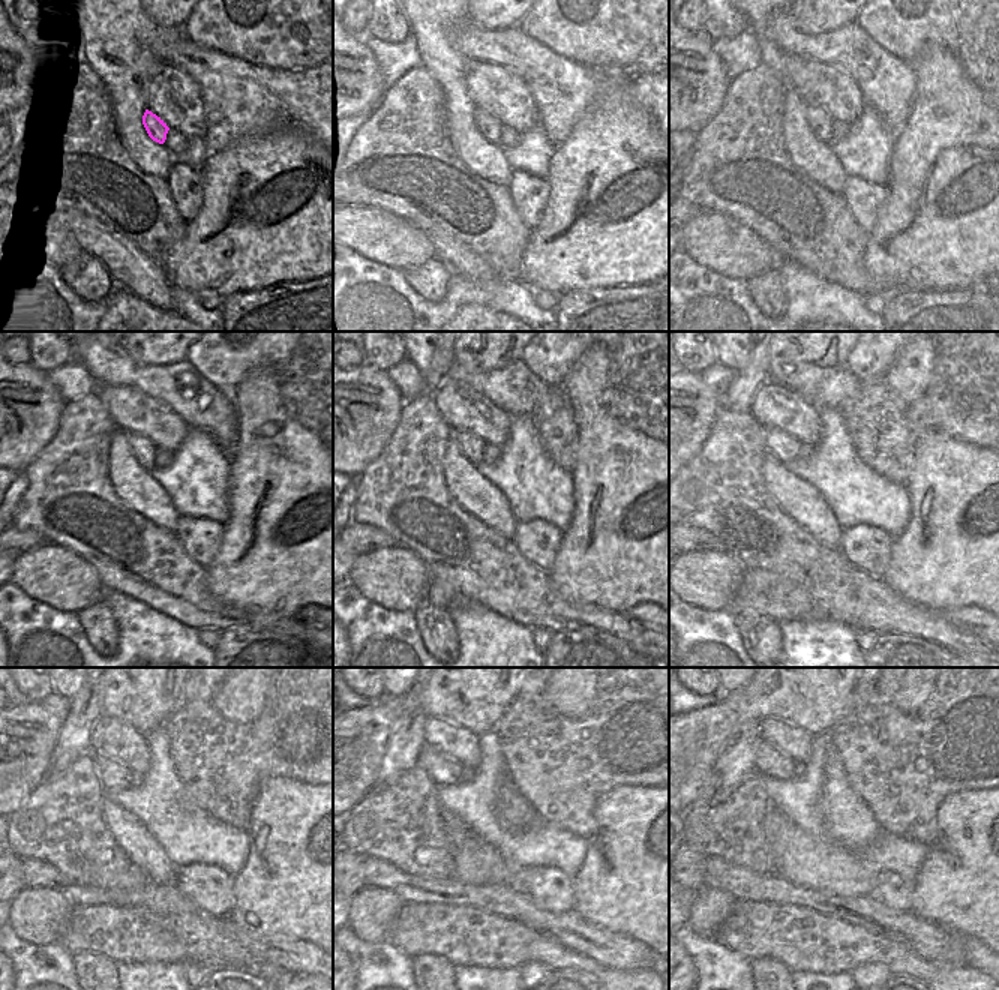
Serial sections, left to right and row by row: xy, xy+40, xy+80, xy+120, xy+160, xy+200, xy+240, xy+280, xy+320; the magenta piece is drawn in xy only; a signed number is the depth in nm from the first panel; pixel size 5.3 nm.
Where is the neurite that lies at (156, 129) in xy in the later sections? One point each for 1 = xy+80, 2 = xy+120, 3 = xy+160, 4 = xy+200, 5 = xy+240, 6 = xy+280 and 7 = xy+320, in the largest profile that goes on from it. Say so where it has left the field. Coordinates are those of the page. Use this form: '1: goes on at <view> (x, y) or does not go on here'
1: goes on at xy+80 (821, 123)
2: goes on at xy+120 (143, 450)
3: goes on at xy+160 (473, 447)
4: goes on at xy+200 (785, 447)
5: goes on at xy+240 (113, 776)
6: goes on at xy+280 (444, 771)
7: goes on at xy+320 (768, 759)

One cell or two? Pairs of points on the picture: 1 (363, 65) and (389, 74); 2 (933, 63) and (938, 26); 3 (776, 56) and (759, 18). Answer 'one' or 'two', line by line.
1: two
2: two
3: one

